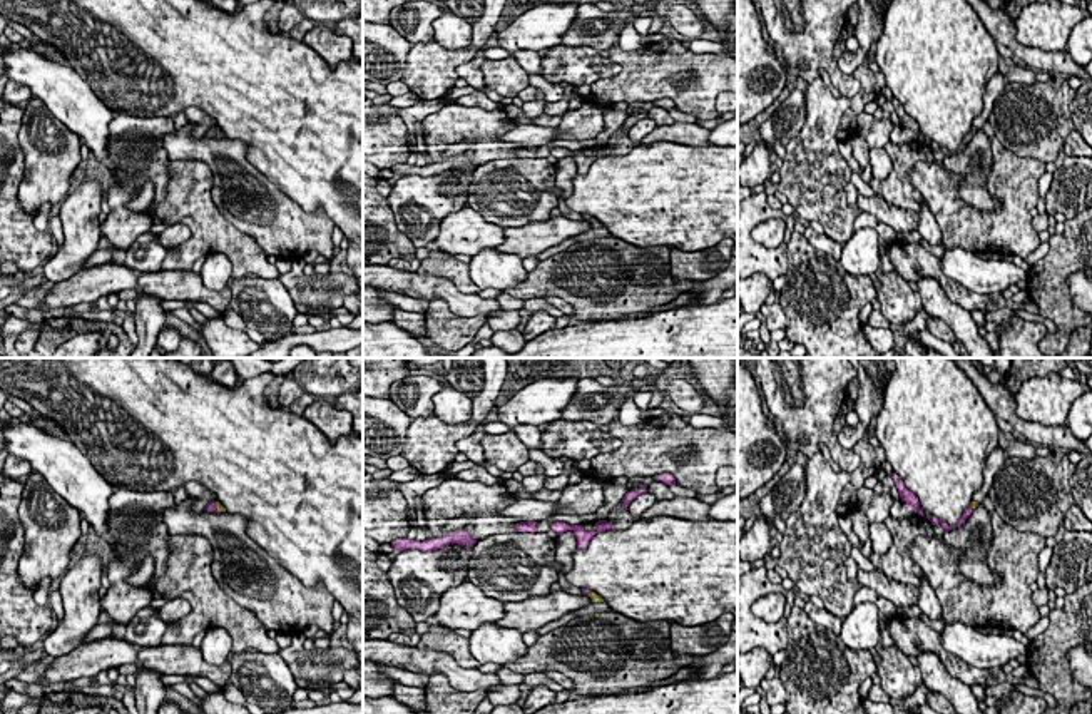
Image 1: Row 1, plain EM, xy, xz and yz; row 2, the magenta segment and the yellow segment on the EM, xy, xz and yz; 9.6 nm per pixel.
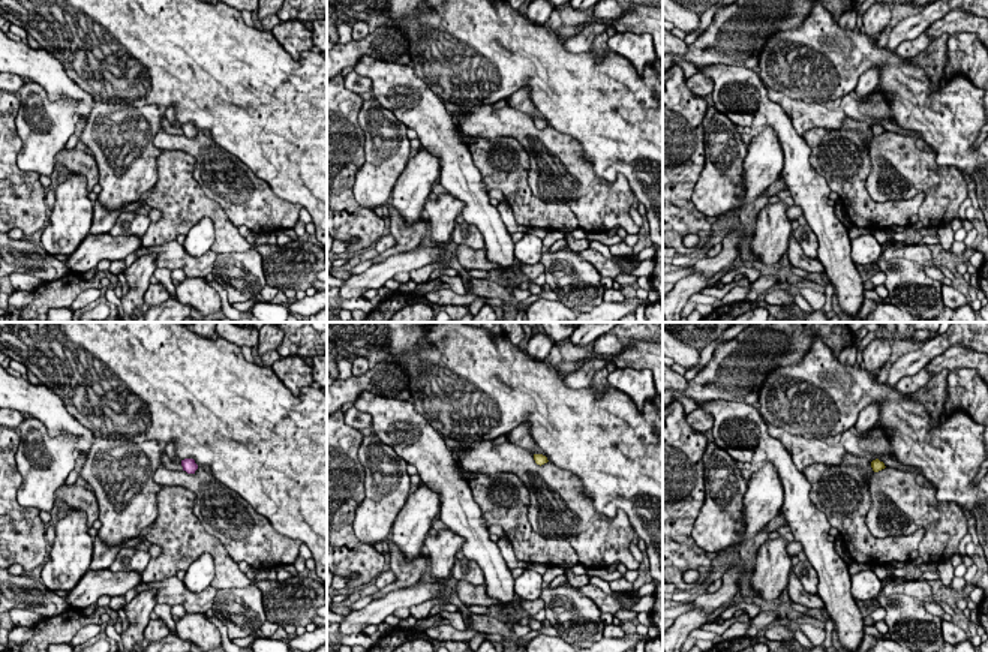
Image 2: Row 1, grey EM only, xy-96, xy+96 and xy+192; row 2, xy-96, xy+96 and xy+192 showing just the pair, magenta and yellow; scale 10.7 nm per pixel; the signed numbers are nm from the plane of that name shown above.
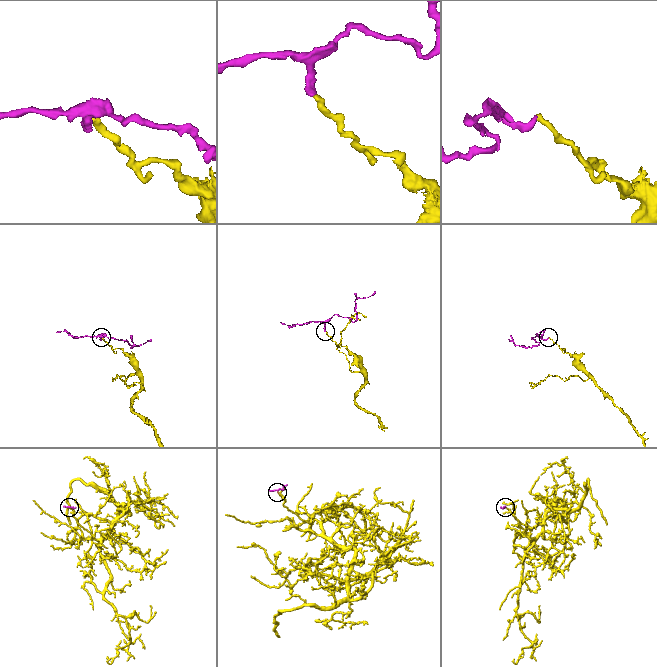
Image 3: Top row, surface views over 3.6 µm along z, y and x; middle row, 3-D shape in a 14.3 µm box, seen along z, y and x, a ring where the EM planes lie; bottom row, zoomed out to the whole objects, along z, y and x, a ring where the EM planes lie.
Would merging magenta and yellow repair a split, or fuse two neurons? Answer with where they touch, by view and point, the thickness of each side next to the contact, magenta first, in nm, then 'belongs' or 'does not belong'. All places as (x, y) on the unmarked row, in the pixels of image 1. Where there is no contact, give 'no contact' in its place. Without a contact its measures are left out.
xy (214, 132) | 90/70 nm | belongs

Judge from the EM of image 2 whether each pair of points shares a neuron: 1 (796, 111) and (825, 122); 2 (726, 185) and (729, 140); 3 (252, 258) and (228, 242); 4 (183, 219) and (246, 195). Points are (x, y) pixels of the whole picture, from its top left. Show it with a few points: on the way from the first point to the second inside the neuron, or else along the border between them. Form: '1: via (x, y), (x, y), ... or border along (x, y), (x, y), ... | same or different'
1: via (804, 116), (817, 116) | same
2: via (726, 174), (726, 150) | same
3: border along (252, 248), (243, 252) | different
4: border along (195, 179), (201, 191), (237, 227) | different

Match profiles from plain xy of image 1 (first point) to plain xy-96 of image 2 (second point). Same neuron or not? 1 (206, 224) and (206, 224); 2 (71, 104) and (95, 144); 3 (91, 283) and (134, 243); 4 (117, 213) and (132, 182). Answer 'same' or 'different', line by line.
1: different
2: different
3: same
4: same

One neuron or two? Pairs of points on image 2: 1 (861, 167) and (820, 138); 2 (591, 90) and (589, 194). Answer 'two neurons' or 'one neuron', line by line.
1: one neuron
2: two neurons

